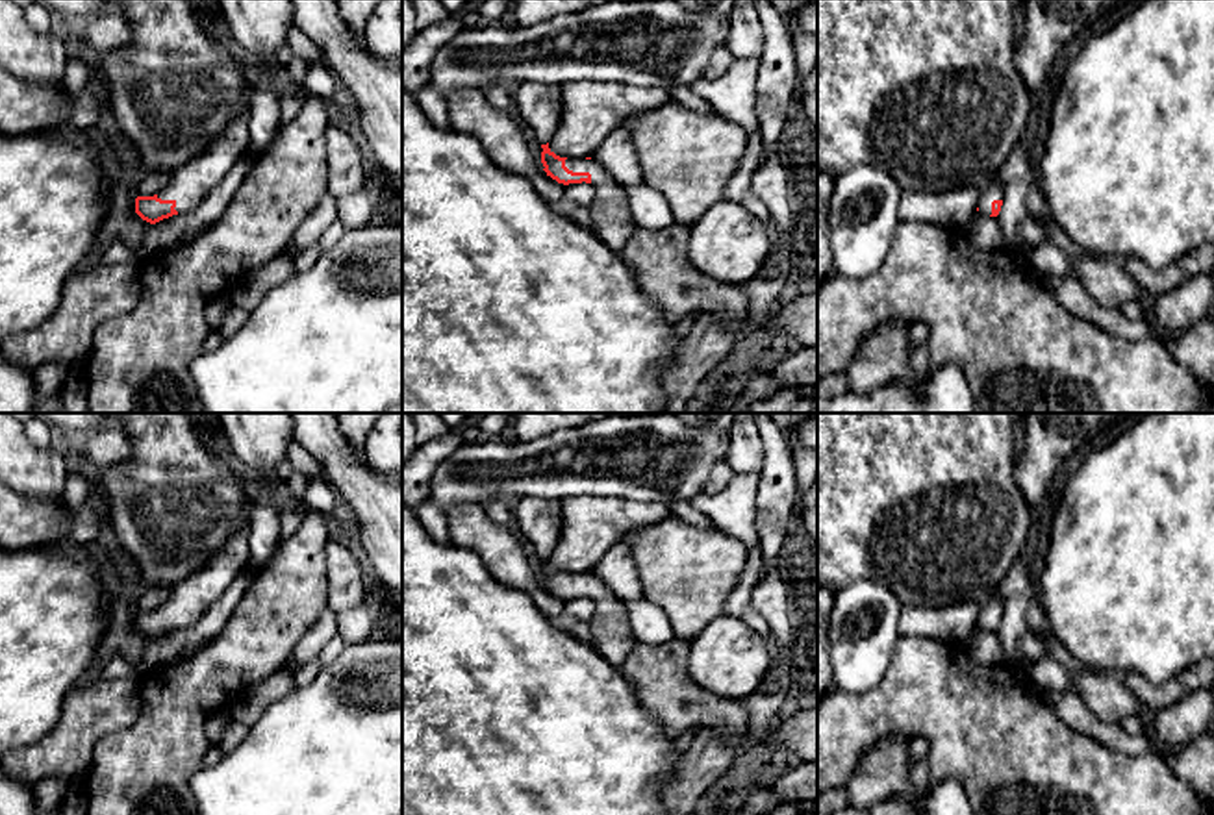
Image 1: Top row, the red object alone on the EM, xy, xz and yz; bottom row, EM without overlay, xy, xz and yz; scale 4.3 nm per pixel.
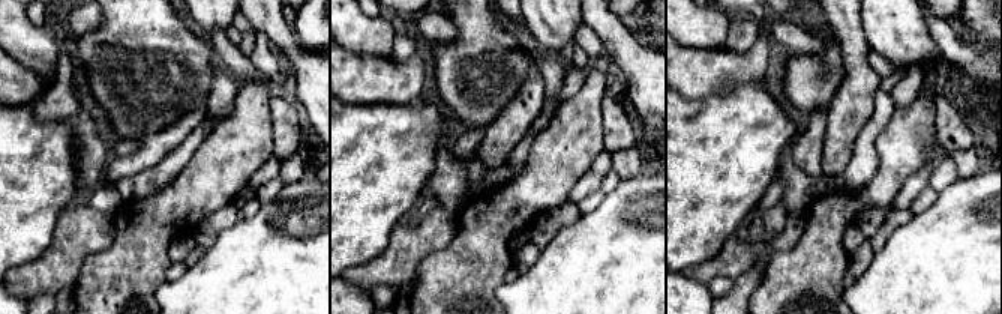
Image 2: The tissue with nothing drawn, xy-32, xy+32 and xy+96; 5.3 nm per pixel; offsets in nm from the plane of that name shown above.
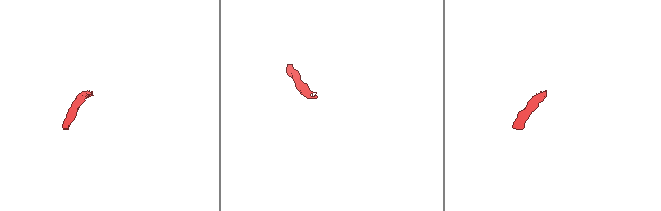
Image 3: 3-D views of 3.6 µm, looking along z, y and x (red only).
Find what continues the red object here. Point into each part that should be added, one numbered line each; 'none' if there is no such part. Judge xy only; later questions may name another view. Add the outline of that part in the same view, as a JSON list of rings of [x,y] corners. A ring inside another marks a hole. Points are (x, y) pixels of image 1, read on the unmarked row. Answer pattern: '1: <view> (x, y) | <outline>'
1: xy (189, 599) | [[[243,530],[204,569],[174,585],[158,613],[174,615],[178,628],[196,622],[226,587],[245,574],[248,565],[250,530]]]

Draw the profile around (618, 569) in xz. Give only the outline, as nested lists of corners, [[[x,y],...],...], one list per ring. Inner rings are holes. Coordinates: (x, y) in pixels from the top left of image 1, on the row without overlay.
[[[619,539],[604,552],[604,556],[593,565],[591,574],[602,580],[623,602],[643,598],[632,546],[625,539]]]

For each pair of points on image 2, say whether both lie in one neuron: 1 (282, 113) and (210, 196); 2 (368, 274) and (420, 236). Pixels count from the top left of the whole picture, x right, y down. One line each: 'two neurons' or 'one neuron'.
1: two neurons
2: one neuron

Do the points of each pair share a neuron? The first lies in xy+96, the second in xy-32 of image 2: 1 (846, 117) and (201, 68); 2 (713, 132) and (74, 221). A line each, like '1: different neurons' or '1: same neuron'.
1: different neurons
2: different neurons

